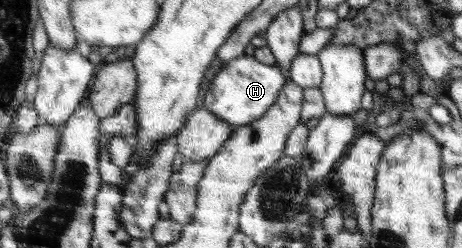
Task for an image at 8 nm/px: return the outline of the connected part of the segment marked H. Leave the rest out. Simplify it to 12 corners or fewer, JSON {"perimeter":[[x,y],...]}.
{"perimeter":[[251,55],[215,74],[201,108],[234,129],[259,120],[287,85]]}

